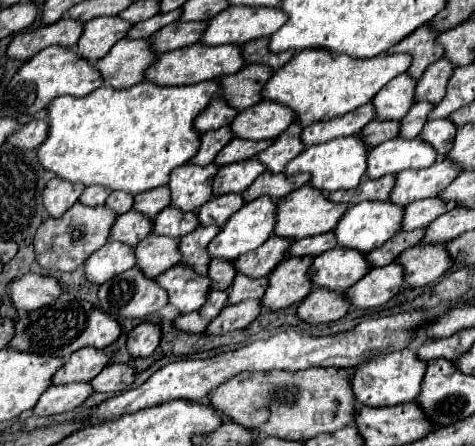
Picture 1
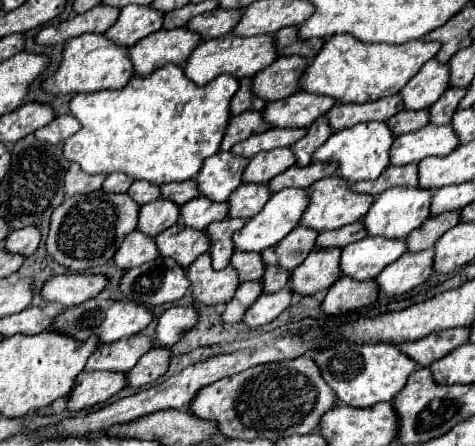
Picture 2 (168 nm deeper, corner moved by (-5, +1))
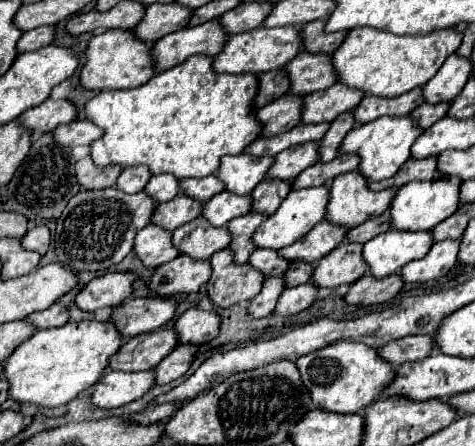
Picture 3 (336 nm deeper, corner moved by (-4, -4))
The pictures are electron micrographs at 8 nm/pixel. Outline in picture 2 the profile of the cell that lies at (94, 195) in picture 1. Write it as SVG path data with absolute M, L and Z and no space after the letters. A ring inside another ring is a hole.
M108 175L102 191L104 193L126 193L130 187L130 179L126 179L126 175Z

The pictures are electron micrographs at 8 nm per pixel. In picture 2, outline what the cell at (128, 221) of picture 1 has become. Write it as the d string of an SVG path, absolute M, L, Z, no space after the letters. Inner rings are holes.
M156 199L140 207L136 229L148 237L156 237L164 229L172 227L176 221L178 221L178 205L164 199Z

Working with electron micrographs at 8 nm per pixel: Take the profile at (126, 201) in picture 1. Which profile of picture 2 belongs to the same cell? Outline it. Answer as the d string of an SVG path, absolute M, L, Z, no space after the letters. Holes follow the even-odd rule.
M132 183L130 189L128 189L128 195L138 203L138 205L144 205L144 203L150 203L154 199L158 199L158 187L154 187L152 183Z

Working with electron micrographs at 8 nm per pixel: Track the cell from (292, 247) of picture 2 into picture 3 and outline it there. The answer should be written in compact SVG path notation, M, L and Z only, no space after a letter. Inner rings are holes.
M321 220L307 236L299 238L295 244L285 246L281 250L281 256L285 256L291 262L305 260L305 262L317 262L325 254L329 254L333 248L337 248L345 240L347 228Z

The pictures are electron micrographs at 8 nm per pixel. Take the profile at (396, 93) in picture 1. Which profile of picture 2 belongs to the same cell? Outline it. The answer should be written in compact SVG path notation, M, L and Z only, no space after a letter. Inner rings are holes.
M430 59L426 67L422 67L398 95L402 97L404 109L428 109L446 91L446 83L448 67Z

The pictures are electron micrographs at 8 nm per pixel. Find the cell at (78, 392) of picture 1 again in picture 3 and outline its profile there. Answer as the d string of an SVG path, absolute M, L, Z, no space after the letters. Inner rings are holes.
M107 370L93 386L93 404L99 408L119 408L141 398L155 384L155 372L115 372Z

